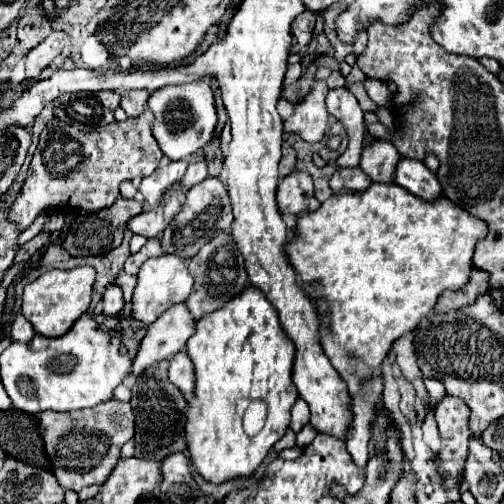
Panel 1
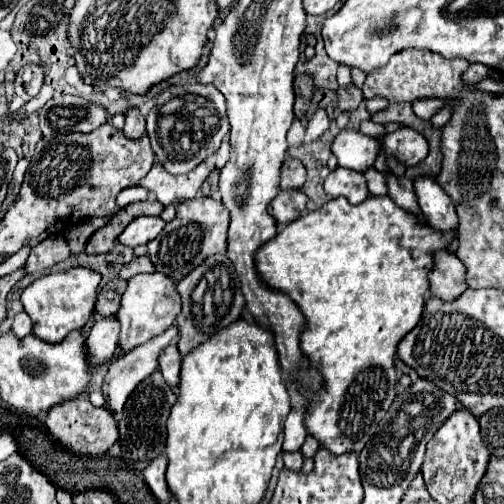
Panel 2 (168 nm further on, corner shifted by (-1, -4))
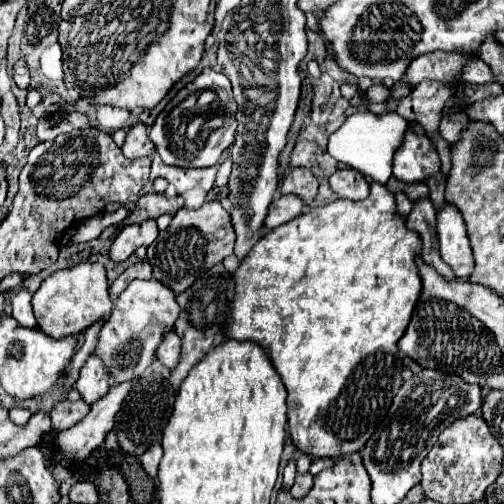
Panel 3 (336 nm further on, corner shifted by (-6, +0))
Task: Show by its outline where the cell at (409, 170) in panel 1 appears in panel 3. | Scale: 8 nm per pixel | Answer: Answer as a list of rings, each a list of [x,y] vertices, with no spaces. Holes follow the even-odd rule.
[[[444,202],[436,214],[436,220],[442,260],[452,266],[458,278],[468,278],[474,268],[474,258],[462,214],[458,214],[458,208],[454,208],[450,202]]]

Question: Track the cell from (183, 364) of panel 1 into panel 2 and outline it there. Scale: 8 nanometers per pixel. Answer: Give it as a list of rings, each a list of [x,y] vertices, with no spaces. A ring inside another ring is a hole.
[[[169,344],[165,350],[159,354],[159,370],[169,386],[179,384],[179,370],[181,370],[181,354],[175,344]]]

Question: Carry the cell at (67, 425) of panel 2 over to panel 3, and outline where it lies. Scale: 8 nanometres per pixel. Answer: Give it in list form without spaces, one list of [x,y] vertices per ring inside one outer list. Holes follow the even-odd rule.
[[[64,400],[54,406],[54,410],[50,412],[50,420],[56,430],[66,430],[66,428],[72,428],[74,424],[78,424],[80,420],[84,420],[84,416],[88,416],[88,412],[90,412],[90,406],[84,400],[78,400],[78,402]]]

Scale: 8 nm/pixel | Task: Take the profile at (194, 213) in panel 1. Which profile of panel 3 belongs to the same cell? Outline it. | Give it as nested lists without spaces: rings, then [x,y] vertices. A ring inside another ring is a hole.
[[[218,200],[206,202],[198,210],[182,208],[172,218],[172,224],[158,234],[156,242],[148,246],[148,262],[152,264],[152,276],[172,288],[176,294],[184,292],[204,270],[222,262],[234,250],[234,228],[230,214]]]

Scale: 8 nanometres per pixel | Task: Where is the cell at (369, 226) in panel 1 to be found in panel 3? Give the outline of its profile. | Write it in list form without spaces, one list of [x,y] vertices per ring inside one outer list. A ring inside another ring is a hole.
[[[372,182],[370,196],[362,202],[352,200],[334,200],[320,208],[310,208],[306,214],[300,214],[298,218],[286,222],[284,226],[278,226],[276,230],[270,230],[260,242],[254,244],[250,254],[242,260],[240,268],[234,272],[234,280],[238,284],[238,294],[234,296],[232,310],[228,314],[228,332],[226,338],[236,340],[252,340],[258,342],[266,354],[270,356],[274,368],[278,370],[286,390],[288,390],[288,432],[296,448],[302,452],[314,456],[314,458],[340,458],[348,452],[358,452],[364,448],[366,440],[374,434],[376,426],[386,418],[386,412],[390,410],[392,398],[402,386],[402,360],[398,358],[398,340],[402,338],[404,330],[408,328],[410,316],[414,312],[414,306],[418,302],[418,296],[422,292],[422,280],[418,274],[416,258],[422,252],[422,240],[418,240],[418,234],[410,232],[406,228],[406,218],[398,214],[394,194],[386,190],[386,186]]]

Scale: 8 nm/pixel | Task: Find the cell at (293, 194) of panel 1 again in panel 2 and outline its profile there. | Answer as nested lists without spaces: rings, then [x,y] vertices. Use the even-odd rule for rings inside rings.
[[[281,190],[269,204],[269,214],[277,220],[277,226],[283,228],[307,212],[305,204],[307,204],[307,196],[303,192]]]

